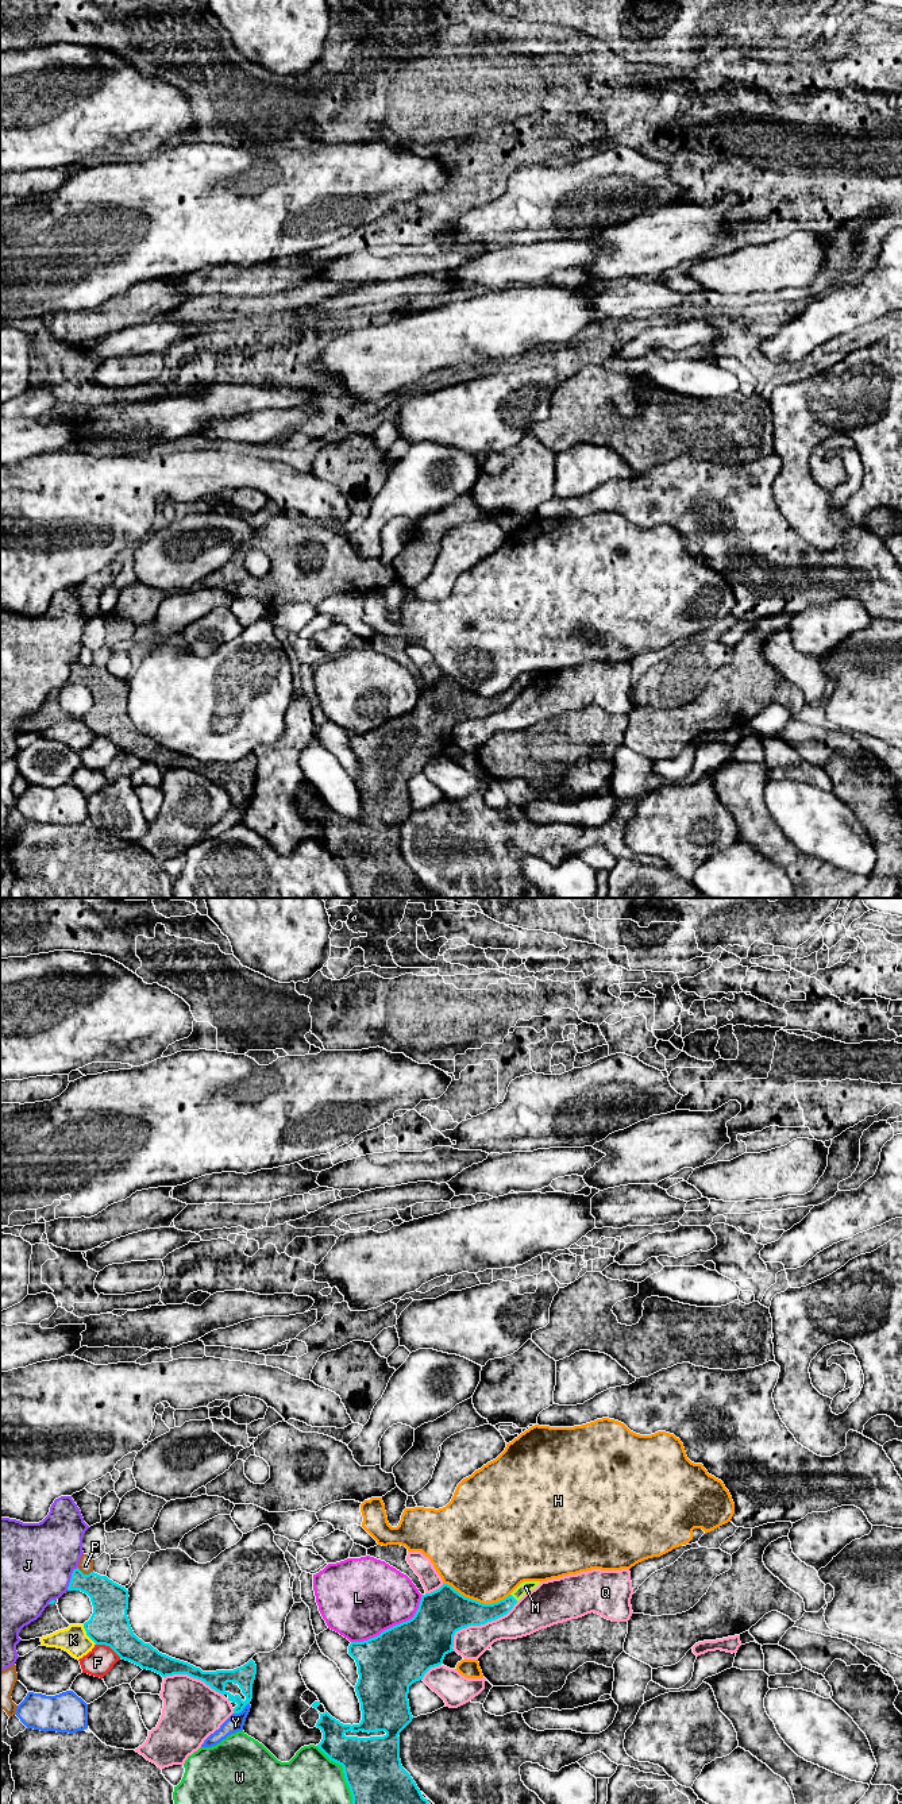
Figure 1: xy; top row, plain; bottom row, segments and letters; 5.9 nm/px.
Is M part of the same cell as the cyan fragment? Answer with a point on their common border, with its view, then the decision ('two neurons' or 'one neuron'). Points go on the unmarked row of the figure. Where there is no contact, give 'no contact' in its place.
contact xy (513, 690); one neuron

